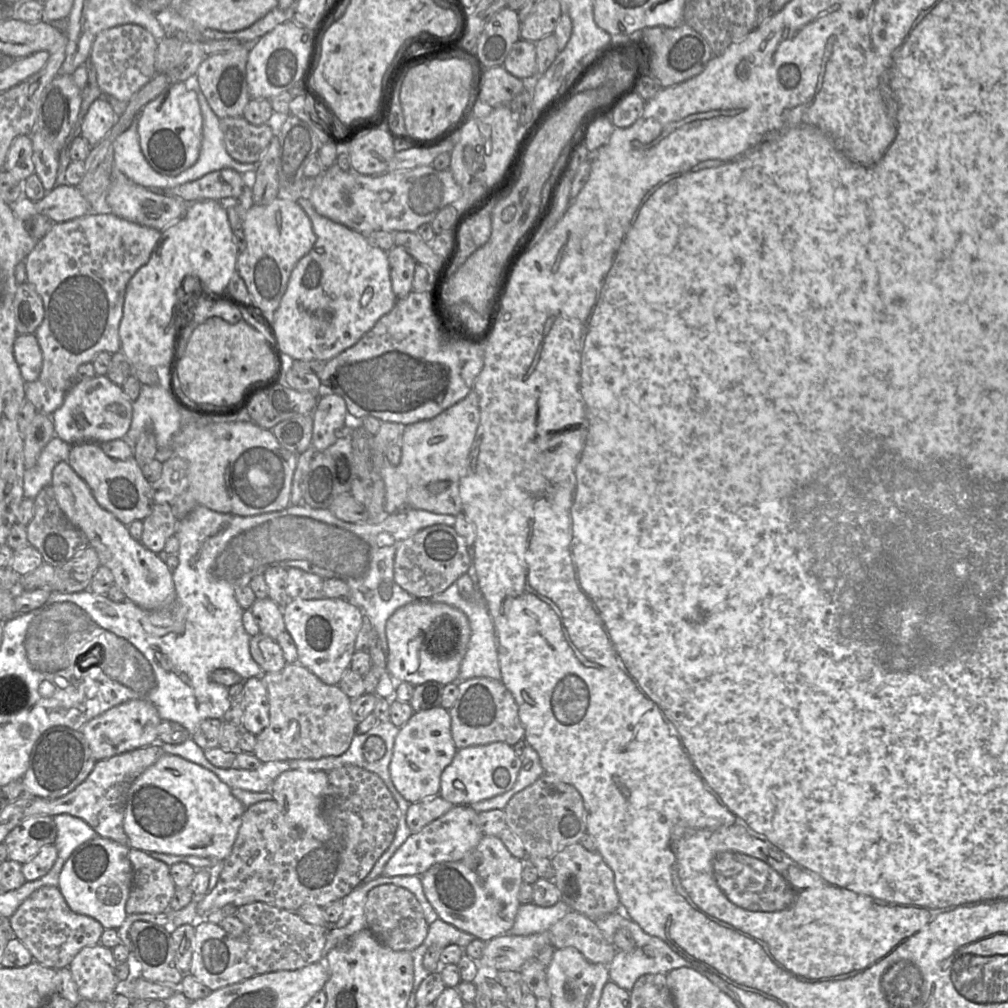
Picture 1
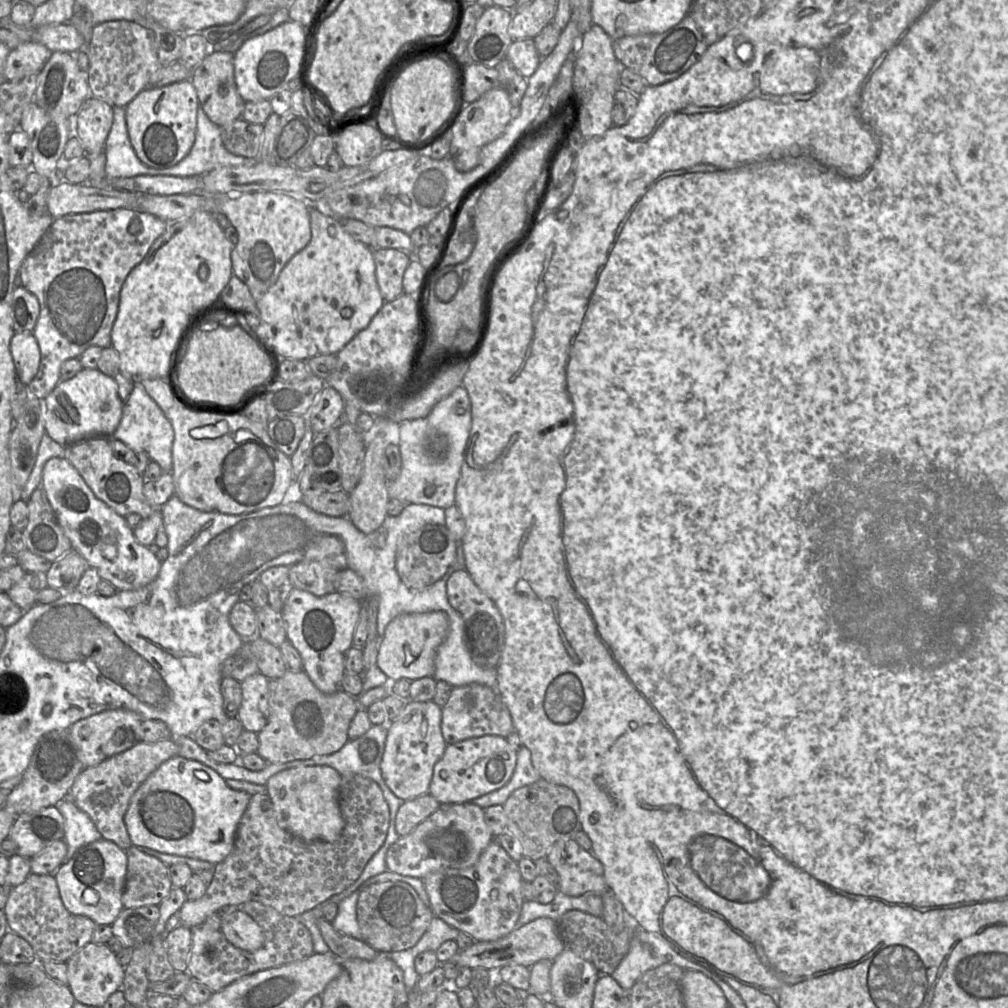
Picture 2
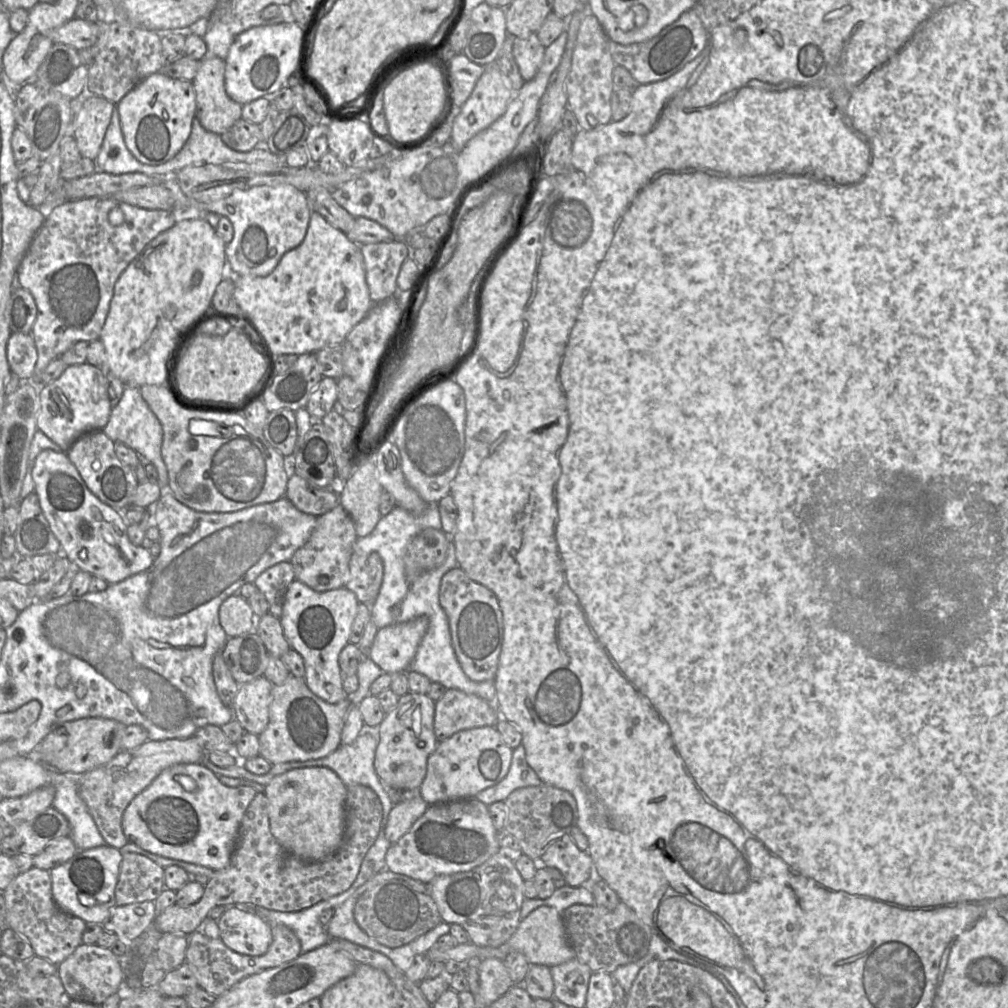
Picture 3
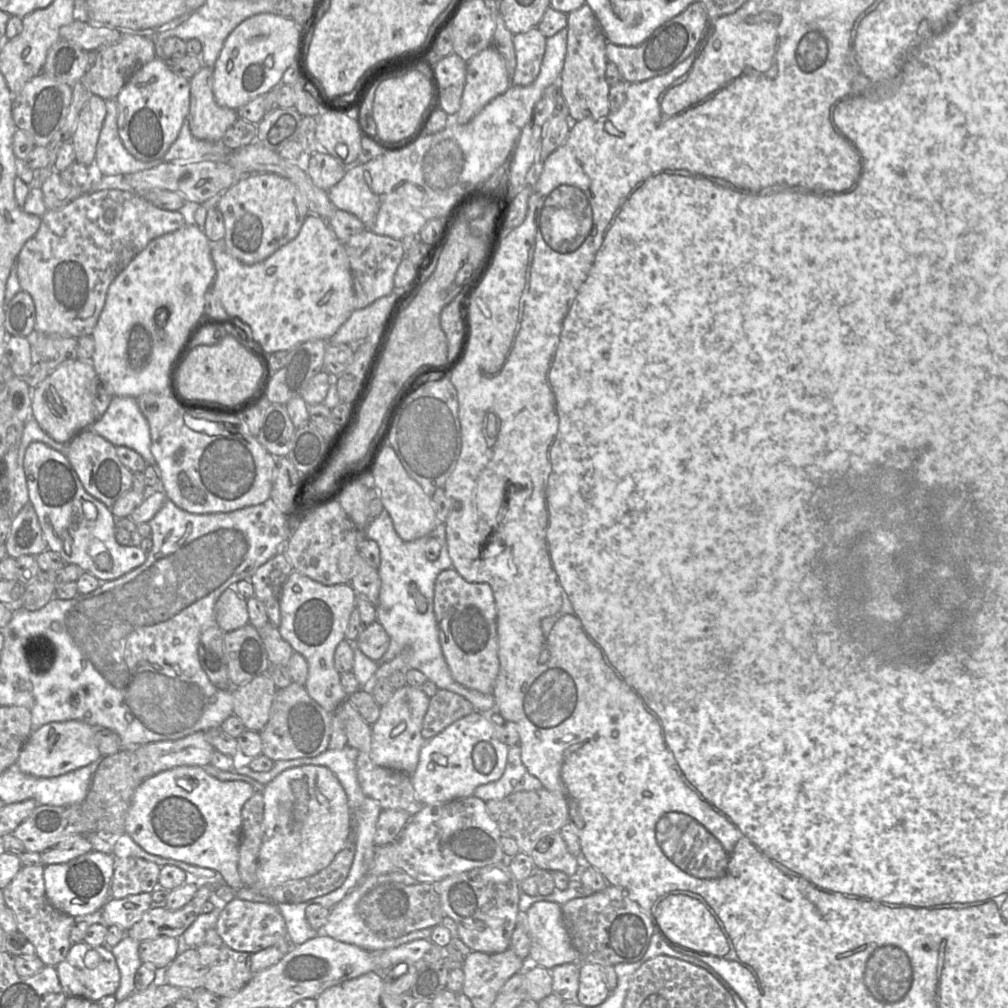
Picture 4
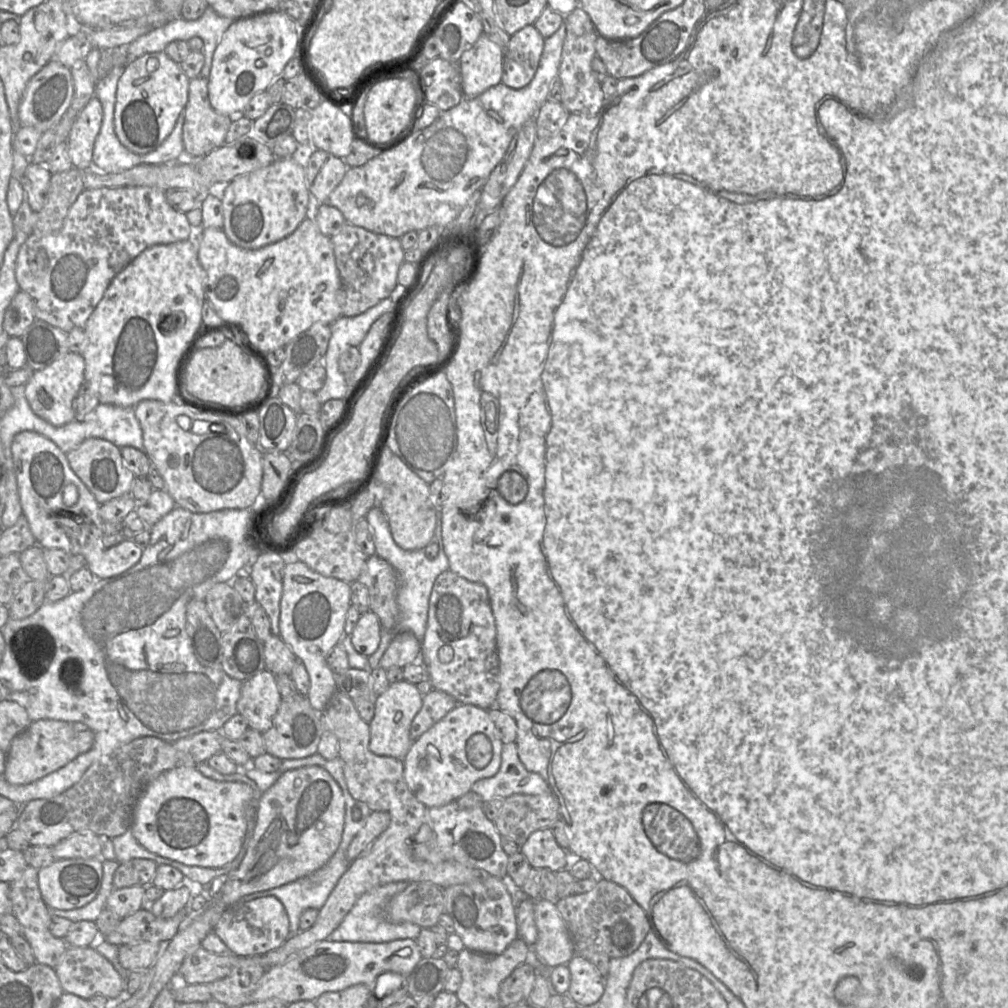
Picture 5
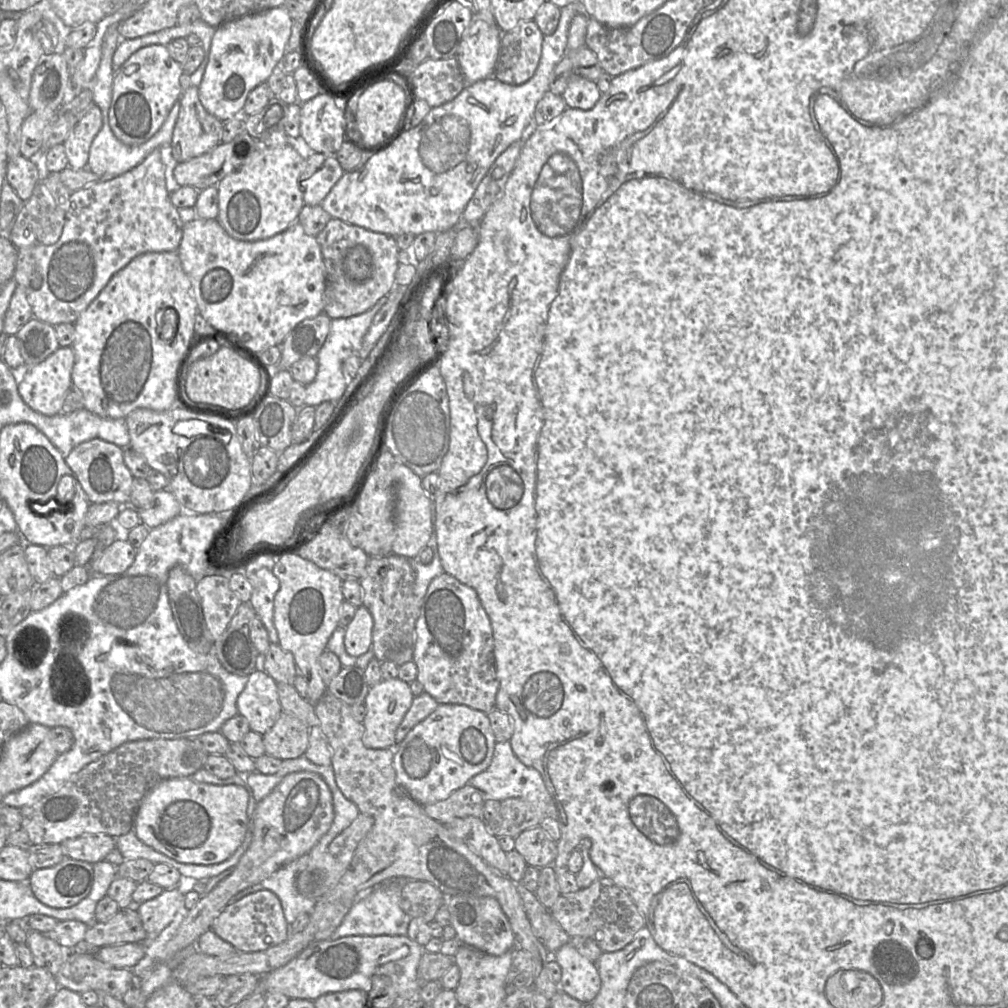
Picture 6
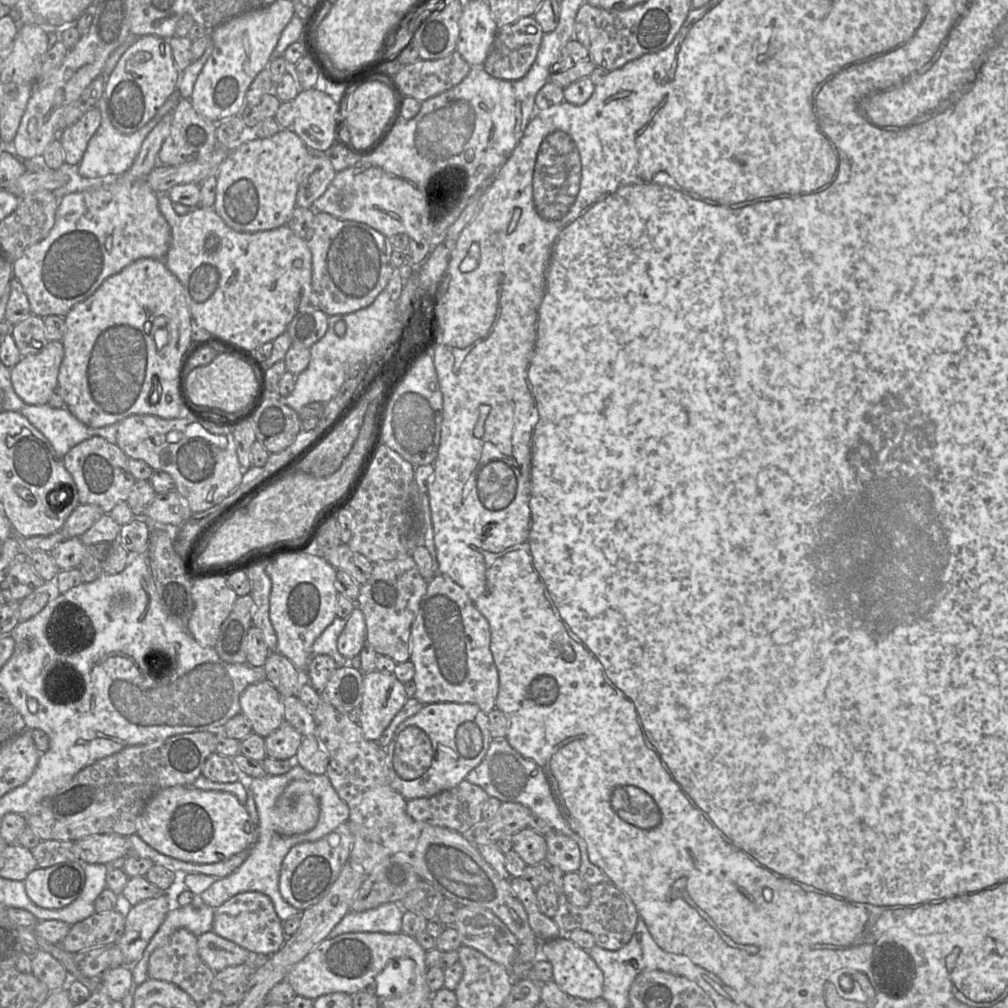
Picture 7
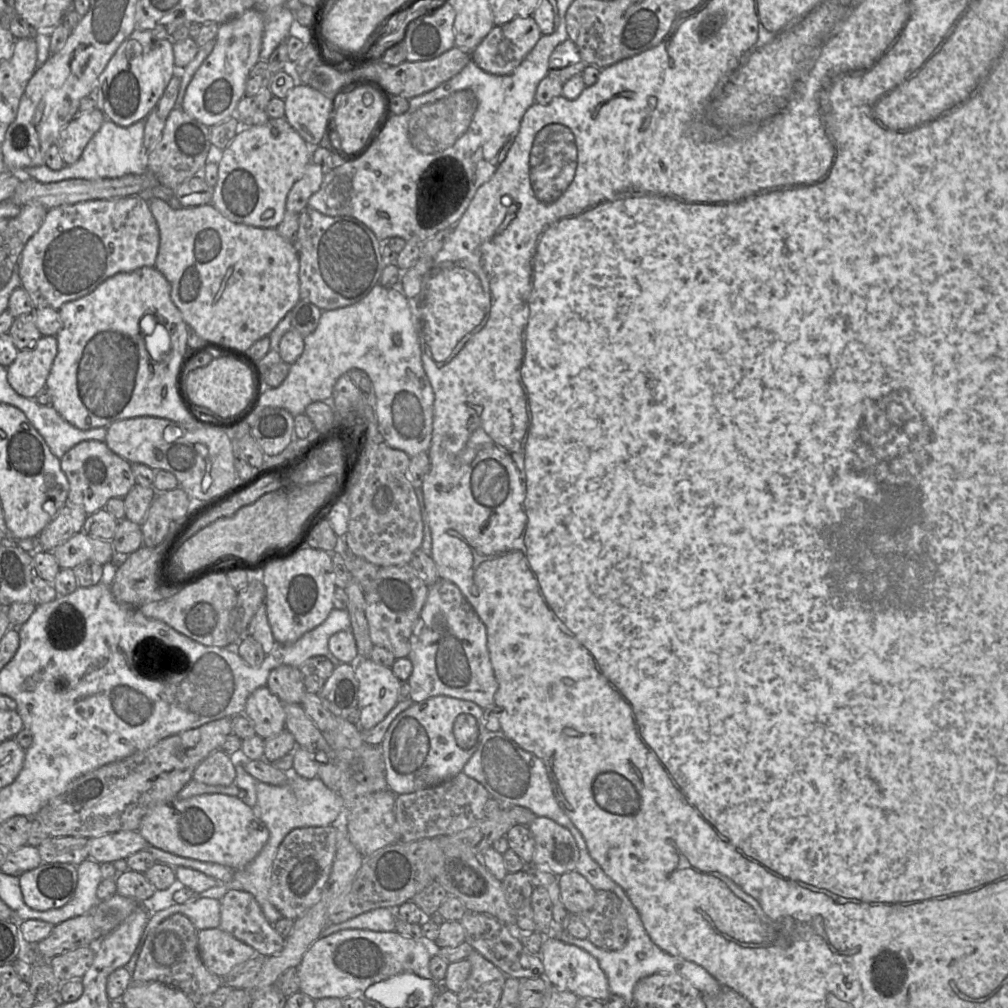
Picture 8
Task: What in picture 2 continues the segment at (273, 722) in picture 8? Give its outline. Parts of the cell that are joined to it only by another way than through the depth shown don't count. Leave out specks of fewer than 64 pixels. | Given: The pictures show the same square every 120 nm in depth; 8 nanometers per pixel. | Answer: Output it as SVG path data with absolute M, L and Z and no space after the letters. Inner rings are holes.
M260 672L241 682L242 702L237 718L244 730L259 733L269 719L269 679Z

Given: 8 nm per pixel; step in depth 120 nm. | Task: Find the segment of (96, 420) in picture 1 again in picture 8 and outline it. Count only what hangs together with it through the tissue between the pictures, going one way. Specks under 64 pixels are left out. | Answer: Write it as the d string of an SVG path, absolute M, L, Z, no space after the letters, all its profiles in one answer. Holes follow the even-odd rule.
M42 335L32 348L18 351L14 362L7 367L7 379L19 395L33 399L46 387L57 347L55 336Z

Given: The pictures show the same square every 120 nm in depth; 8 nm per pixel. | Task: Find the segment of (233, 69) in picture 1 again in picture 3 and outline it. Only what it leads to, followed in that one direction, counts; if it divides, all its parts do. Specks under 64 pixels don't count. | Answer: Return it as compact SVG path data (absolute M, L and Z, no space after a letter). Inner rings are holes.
M207 48L207 55L205 56L204 59L202 59L200 61L200 64L199 64L199 68L198 68L198 71L197 71L197 74L196 76L194 77L194 79L192 80L192 84L193 84L193 87L194 87L194 90L195 90L195 94L196 94L196 113L195 113L195 117L200 121L202 127L209 131L209 132L212 132L212 133L215 133L215 134L223 134L225 131L227 131L231 126L233 126L239 119L241 119L241 113L242 113L242 105L235 102L234 100L232 100L226 93L226 90L225 90L225 60L219 58L219 57L216 57L214 55L210 55L208 54L208 48Z

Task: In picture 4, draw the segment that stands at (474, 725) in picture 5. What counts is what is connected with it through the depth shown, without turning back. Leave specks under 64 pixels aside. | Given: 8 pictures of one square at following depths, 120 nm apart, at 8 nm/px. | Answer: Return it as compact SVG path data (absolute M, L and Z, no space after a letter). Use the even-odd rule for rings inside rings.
M474 711L455 721L442 732L427 740L420 749L417 768L410 775L418 800L423 805L433 805L473 795L476 787L501 778L507 764L508 750L509 746L497 738L495 727L488 714Z

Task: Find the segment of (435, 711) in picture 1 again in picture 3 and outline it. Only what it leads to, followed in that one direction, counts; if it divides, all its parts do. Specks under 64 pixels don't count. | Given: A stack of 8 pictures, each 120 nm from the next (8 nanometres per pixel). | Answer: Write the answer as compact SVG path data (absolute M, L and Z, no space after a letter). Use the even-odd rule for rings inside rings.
M408 692L399 697L396 707L379 725L374 768L389 790L417 793L421 786L427 772L428 757L439 743L434 732L434 710L435 702L426 694Z

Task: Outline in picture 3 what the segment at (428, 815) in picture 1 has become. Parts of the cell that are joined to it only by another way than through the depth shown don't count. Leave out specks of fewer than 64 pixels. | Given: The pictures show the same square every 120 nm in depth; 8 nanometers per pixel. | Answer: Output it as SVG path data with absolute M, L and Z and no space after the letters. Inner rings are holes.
M417 793L406 795L391 809L385 827L385 837L394 844L406 834L427 810L429 804Z

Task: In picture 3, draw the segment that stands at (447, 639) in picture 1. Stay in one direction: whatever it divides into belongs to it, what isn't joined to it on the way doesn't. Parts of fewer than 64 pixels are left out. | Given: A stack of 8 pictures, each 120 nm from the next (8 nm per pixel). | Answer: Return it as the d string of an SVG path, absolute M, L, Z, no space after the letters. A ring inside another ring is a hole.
M421 616L378 629L368 657L384 673L407 672L428 626L428 618Z

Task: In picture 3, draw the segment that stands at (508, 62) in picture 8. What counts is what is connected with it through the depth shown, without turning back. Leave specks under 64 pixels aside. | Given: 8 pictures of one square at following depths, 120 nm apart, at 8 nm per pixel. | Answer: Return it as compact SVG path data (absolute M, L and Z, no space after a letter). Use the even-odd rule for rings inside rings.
M537 33L527 38L513 38L513 55L525 81L533 79L544 59L545 49Z

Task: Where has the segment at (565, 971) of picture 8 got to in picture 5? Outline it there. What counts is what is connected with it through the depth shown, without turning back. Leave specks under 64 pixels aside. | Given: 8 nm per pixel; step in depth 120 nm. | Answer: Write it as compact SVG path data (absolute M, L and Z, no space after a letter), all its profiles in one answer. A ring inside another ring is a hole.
M575 954L567 964L571 983L568 995L578 1006L590 1006L604 994L605 982L599 970L586 958Z

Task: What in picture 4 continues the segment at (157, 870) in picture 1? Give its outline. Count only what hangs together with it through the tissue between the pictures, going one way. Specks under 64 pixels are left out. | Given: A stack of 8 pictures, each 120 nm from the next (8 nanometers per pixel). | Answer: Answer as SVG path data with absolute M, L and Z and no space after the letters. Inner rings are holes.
M138 857L115 860L110 883L110 898L122 899L129 895L152 893L158 886L160 866Z

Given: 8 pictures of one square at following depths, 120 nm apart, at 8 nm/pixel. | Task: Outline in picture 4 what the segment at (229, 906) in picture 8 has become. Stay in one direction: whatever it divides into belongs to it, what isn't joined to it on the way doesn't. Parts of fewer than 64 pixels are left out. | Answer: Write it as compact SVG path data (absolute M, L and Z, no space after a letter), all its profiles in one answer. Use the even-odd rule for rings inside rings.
M234 898L222 910L215 929L227 947L245 953L259 952L279 942L288 941L285 920L274 903L260 903Z

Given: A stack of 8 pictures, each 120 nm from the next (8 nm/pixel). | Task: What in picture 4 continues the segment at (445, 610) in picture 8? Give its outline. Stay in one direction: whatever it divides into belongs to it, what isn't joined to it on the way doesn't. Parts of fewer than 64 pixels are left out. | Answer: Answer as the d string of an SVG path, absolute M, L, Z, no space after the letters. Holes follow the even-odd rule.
M454 568L441 571L435 581L434 613L441 649L456 682L482 693L493 693L500 671L497 606L491 586L470 582Z

